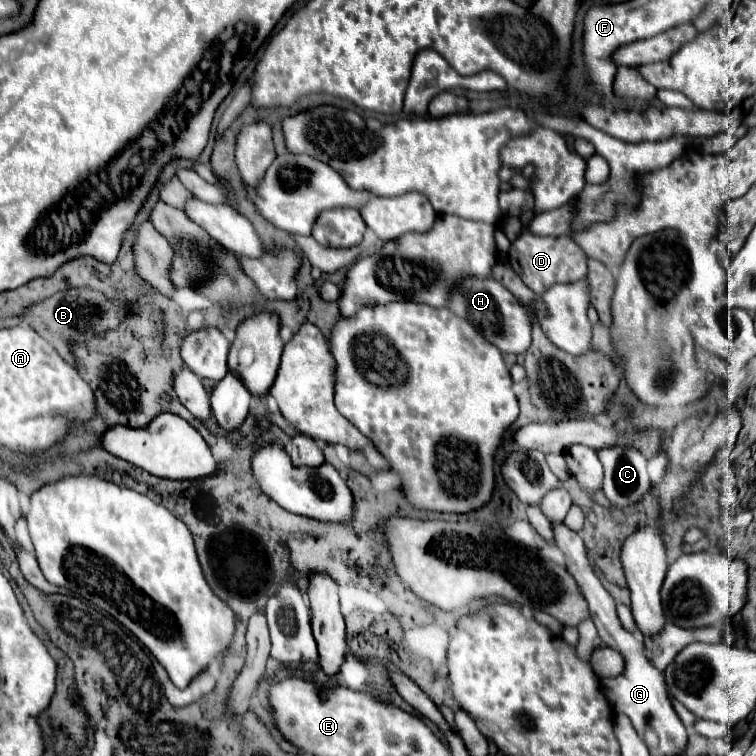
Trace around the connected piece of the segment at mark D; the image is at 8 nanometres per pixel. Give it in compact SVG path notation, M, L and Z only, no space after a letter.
M524 232L510 248L510 258L518 262L516 272L524 280L524 284L536 294L544 294L550 286L560 282L574 282L586 276L586 254L570 236L562 238L550 238L550 236L536 236L530 232Z

